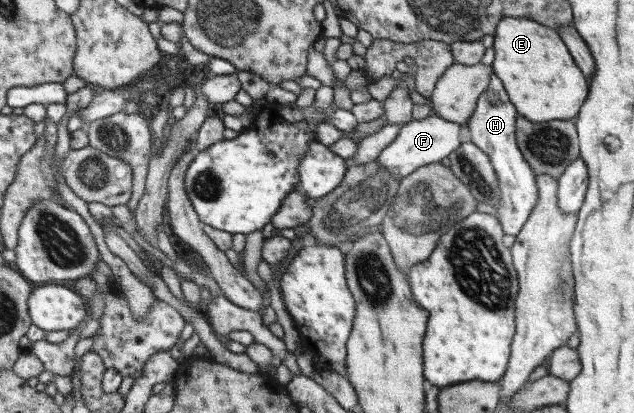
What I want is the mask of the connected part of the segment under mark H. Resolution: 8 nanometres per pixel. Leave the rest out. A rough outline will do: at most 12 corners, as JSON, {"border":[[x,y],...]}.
{"border":[[490,82],[467,120],[500,187],[498,220],[517,235],[538,195],[516,144],[515,107]]}

